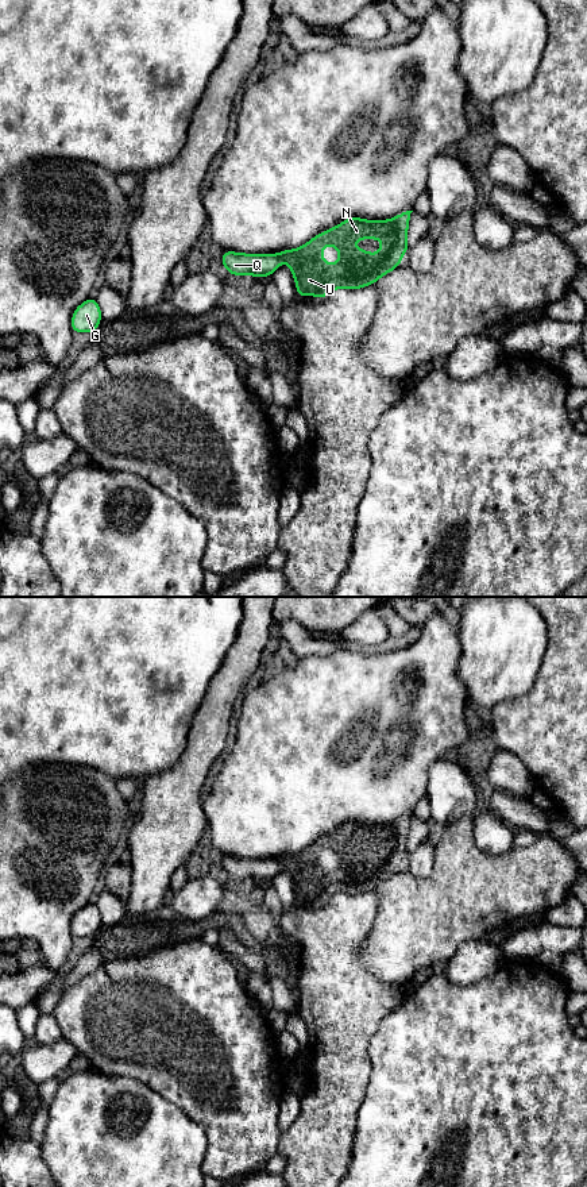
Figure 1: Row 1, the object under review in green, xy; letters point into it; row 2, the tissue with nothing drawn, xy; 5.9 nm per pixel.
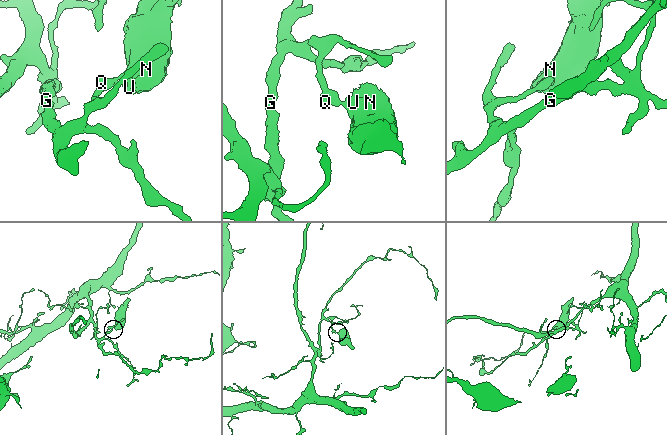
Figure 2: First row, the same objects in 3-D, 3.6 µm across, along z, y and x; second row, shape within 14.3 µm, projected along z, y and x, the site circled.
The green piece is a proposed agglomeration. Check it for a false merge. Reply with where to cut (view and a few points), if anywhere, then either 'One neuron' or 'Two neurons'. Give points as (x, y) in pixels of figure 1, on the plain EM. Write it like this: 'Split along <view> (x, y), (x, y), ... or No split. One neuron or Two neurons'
Split along xy (277, 859), (280, 866). Two neurons

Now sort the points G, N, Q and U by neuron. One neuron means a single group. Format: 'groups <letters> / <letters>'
groups G Q / N U

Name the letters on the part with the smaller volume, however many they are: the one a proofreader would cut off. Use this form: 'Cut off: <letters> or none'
Cut off: N, U

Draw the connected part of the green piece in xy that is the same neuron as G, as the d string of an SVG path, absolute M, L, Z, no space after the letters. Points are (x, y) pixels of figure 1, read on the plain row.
M89 902L85 907L76 913L72 921L72 936L93 939L100 928L101 914L96 903Z

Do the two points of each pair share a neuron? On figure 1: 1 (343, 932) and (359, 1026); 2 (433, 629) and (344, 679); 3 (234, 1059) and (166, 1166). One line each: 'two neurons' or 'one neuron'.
1: one neuron
2: one neuron
3: two neurons

